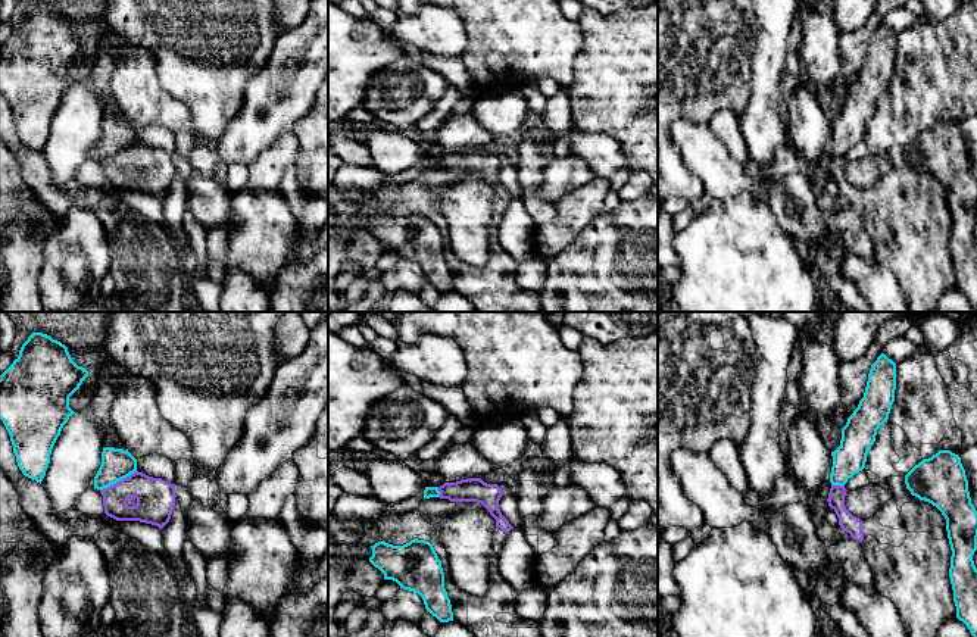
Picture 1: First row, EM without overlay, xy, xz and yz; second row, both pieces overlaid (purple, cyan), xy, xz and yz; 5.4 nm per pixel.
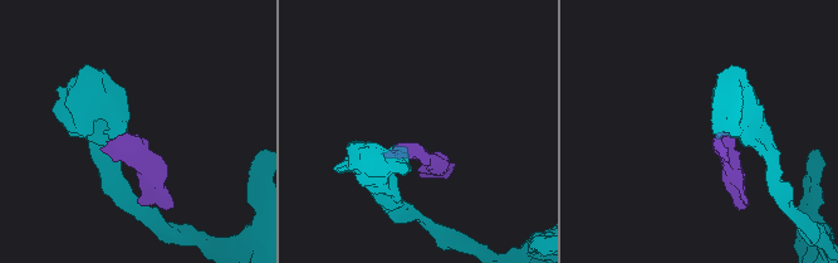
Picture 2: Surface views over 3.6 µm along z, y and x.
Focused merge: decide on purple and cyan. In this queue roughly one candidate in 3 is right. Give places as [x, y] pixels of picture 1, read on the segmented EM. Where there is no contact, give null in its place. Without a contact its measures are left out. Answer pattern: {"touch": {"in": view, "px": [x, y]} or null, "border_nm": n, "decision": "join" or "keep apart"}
{"touch": {"in": "xy", "px": [118, 481]}, "border_nm": 240, "decision": "keep apart"}

